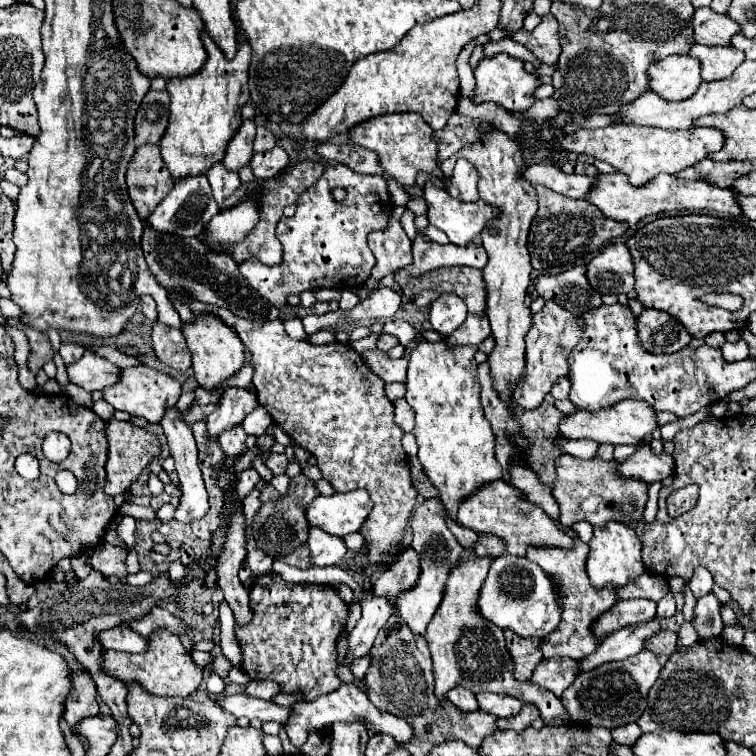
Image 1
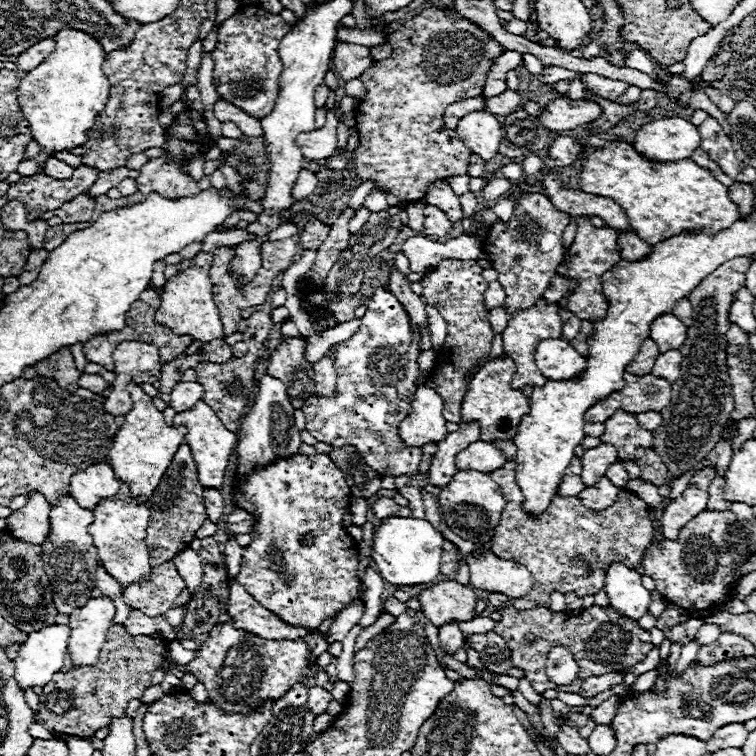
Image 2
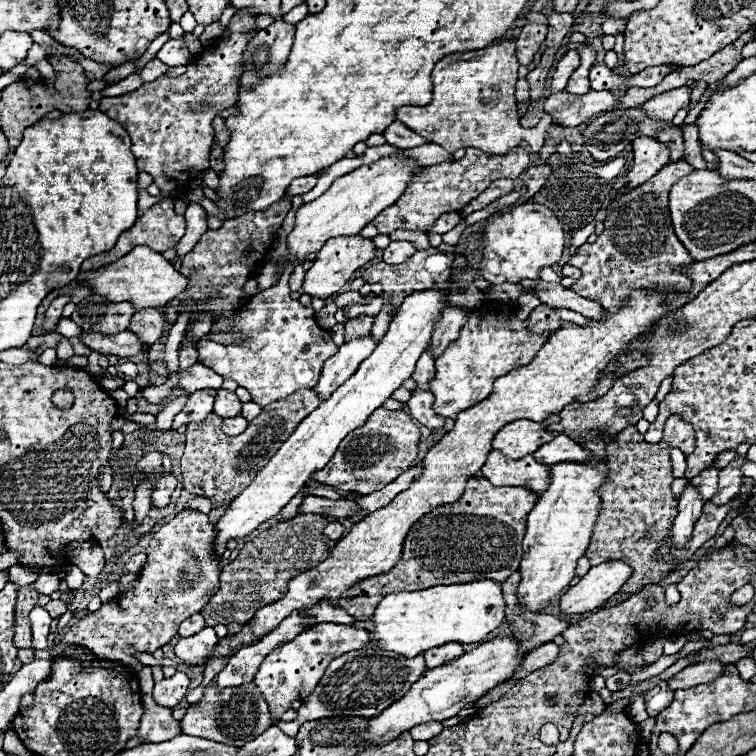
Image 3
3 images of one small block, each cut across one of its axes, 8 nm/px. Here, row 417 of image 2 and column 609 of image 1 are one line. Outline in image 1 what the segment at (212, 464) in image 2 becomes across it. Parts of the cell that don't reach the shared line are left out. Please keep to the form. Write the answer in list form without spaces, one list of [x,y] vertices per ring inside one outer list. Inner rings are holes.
[[[614,172],[614,174],[598,174],[598,184],[594,190],[590,190],[586,194],[586,200],[596,204],[604,216],[620,220],[620,222],[628,222],[630,228],[636,226],[640,220],[648,218],[648,216],[666,216],[666,212],[672,210],[714,210],[718,214],[728,214],[728,216],[742,216],[740,204],[736,202],[736,192],[730,188],[718,188],[712,184],[706,184],[704,180],[682,180],[676,176],[668,176],[668,174],[660,174],[658,178],[654,178],[652,182],[648,182],[646,186],[632,186],[628,182],[626,174]]]

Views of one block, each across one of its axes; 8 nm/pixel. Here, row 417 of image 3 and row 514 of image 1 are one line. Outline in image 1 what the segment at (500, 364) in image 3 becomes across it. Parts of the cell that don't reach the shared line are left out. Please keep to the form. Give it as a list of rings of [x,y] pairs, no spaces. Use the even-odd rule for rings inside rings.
[[[444,340],[440,342],[420,342],[410,352],[408,364],[408,378],[406,378],[406,402],[416,412],[416,428],[414,436],[418,442],[418,460],[424,468],[424,474],[438,490],[438,498],[442,502],[444,516],[456,520],[456,510],[464,498],[472,496],[480,486],[502,478],[502,466],[496,460],[494,452],[494,432],[490,422],[484,418],[482,404],[480,404],[480,384],[476,376],[476,360],[474,352],[476,346],[458,346],[456,350],[448,350]]]

